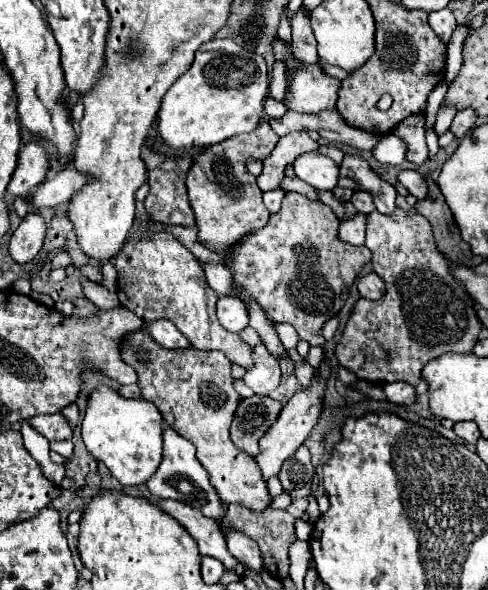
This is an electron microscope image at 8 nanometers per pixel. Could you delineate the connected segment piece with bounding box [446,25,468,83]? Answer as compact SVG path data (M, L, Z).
M458 25L458 29L454 31L450 43L448 43L448 59L446 59L446 79L448 83L458 75L460 65L462 65L462 43L468 35L466 25Z

